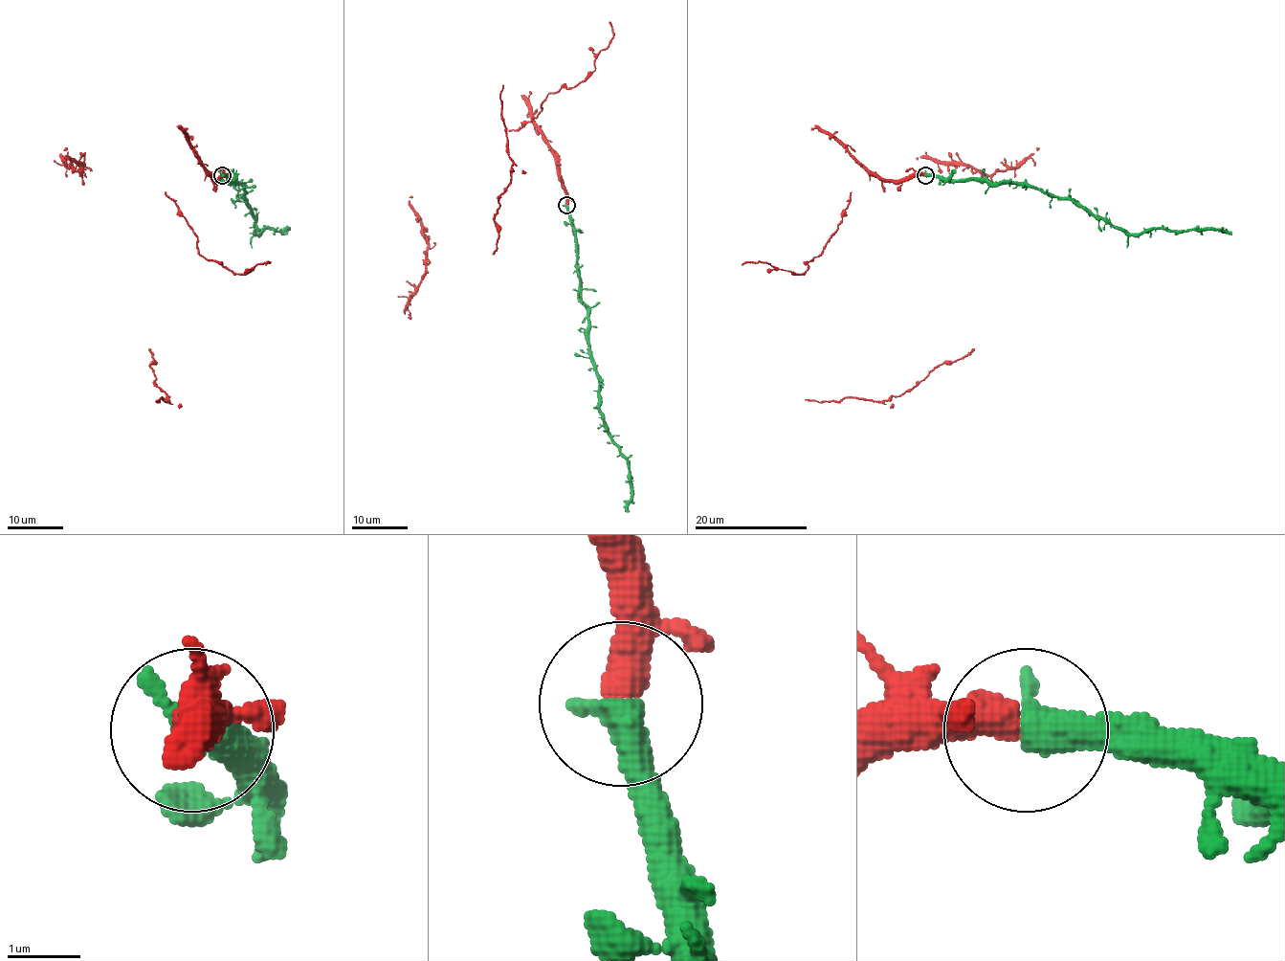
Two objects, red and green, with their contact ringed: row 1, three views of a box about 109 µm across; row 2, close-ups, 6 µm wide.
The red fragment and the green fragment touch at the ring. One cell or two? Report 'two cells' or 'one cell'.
one cell

